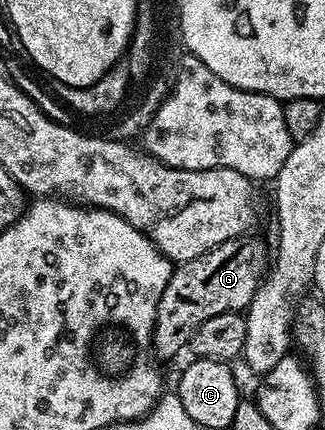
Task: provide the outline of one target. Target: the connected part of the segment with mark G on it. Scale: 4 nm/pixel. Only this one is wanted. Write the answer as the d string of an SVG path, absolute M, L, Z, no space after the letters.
M252 237L222 241L222 245L202 253L202 257L194 257L190 261L173 266L170 281L166 281L166 289L162 289L162 297L158 301L152 330L152 350L157 360L172 359L183 347L185 350L191 344L194 333L198 325L202 325L202 321L210 321L210 317L218 317L218 313L227 311L243 312L250 305L254 293L265 278L266 267L264 269L263 241L248 238Z

